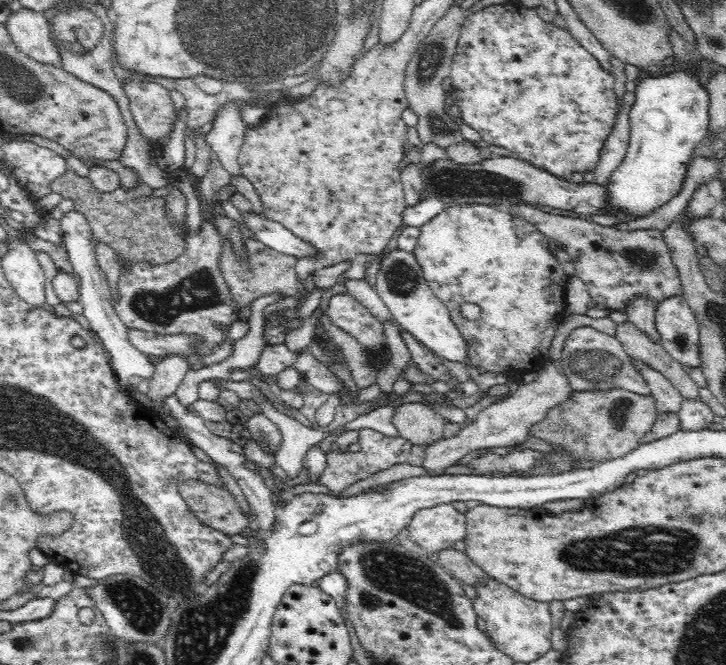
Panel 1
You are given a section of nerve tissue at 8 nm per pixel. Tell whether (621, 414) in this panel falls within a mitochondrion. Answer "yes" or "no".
yes

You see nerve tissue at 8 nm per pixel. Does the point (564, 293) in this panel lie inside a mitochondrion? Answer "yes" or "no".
no

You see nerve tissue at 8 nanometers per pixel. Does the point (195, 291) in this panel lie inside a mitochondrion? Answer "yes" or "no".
yes

